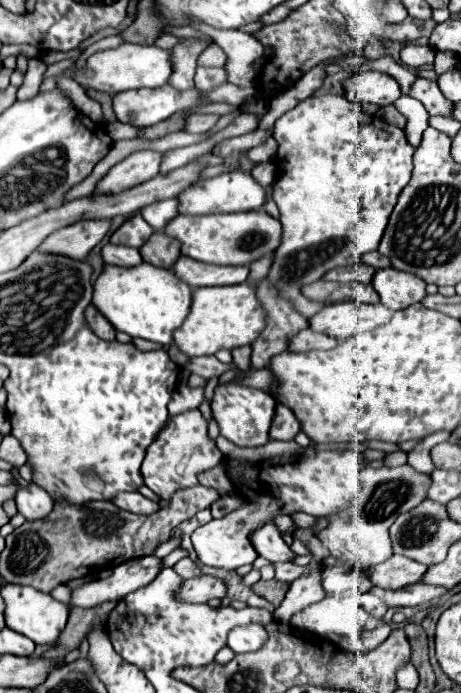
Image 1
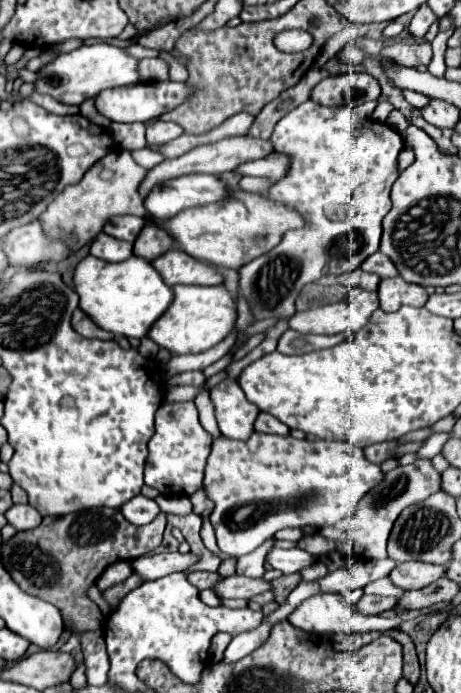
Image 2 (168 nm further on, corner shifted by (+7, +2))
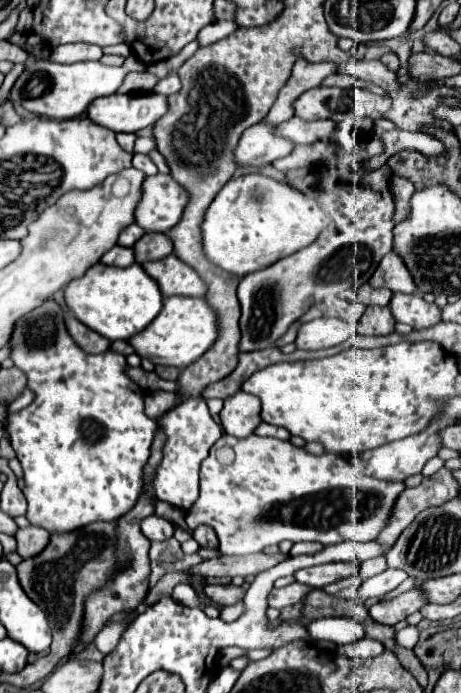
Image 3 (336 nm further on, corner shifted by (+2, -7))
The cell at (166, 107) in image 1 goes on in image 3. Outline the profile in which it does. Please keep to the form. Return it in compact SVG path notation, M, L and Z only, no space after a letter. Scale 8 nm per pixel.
M107 95L87 107L87 117L115 133L135 133L153 125L167 111L165 95Z

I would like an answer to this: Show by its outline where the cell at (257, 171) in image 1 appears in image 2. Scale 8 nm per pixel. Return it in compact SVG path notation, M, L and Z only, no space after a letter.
M244 176L240 180L240 188L246 190L246 192L262 192L262 190L268 190L272 186L270 180L266 178L254 178L254 176Z

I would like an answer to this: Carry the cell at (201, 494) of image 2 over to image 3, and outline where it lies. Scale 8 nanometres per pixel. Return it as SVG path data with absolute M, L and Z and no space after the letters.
M201 525L201 527L197 527L197 529L193 531L193 539L195 539L201 547L205 547L205 549L217 549L217 547L219 547L219 541L217 541L215 531L213 531L211 527L205 527L205 525Z

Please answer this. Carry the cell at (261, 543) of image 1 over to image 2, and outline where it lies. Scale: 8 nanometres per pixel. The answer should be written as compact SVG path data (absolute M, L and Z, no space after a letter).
M272 548L266 556L266 562L280 570L282 574L292 574L292 572L298 572L306 566L310 566L314 562L312 554L308 554L306 550L302 548L294 548L294 550L282 550L282 548Z

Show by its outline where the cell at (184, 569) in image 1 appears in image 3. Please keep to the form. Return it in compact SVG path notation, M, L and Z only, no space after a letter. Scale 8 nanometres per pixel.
M205 585L203 591L219 607L239 603L243 599L243 595L245 595L243 587L235 587L235 585Z

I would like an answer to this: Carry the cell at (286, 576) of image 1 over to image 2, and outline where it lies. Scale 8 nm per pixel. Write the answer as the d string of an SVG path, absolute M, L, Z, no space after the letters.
M314 562L312 566L306 566L306 568L300 570L300 576L304 580L320 580L326 574L328 574L328 570L326 570L326 564L324 562Z

